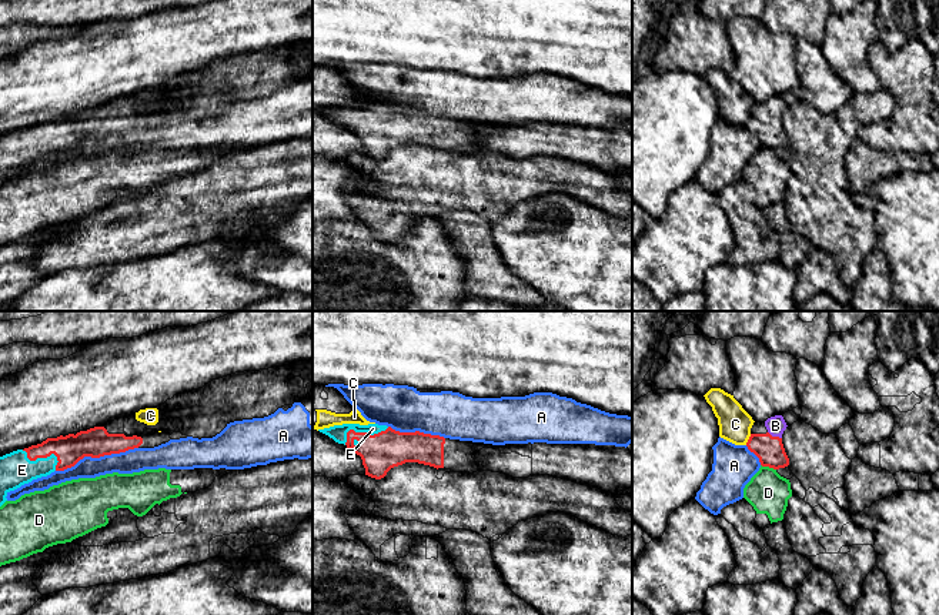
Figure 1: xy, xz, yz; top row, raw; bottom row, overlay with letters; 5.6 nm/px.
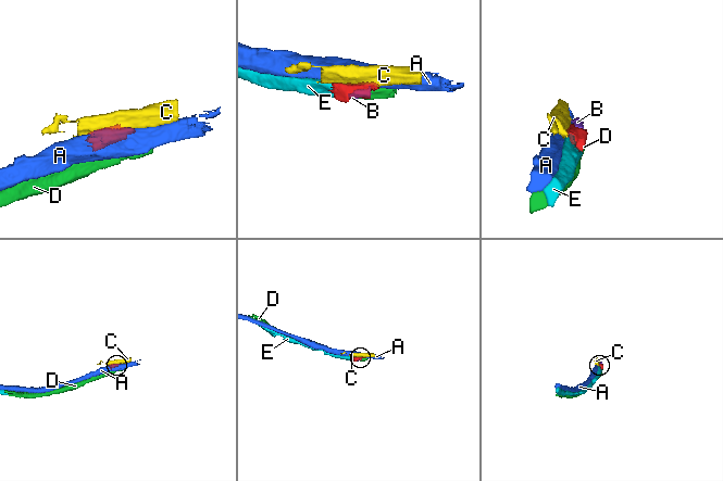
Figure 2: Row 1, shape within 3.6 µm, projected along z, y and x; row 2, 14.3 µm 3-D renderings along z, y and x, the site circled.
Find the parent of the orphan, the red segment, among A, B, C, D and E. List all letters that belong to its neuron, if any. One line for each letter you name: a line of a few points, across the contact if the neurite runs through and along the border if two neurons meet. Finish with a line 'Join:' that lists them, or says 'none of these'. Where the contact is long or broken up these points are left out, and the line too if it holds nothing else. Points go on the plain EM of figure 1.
E: line xz (380, 133), (361, 113), (353, 110), (338, 113)
Join: B, E

